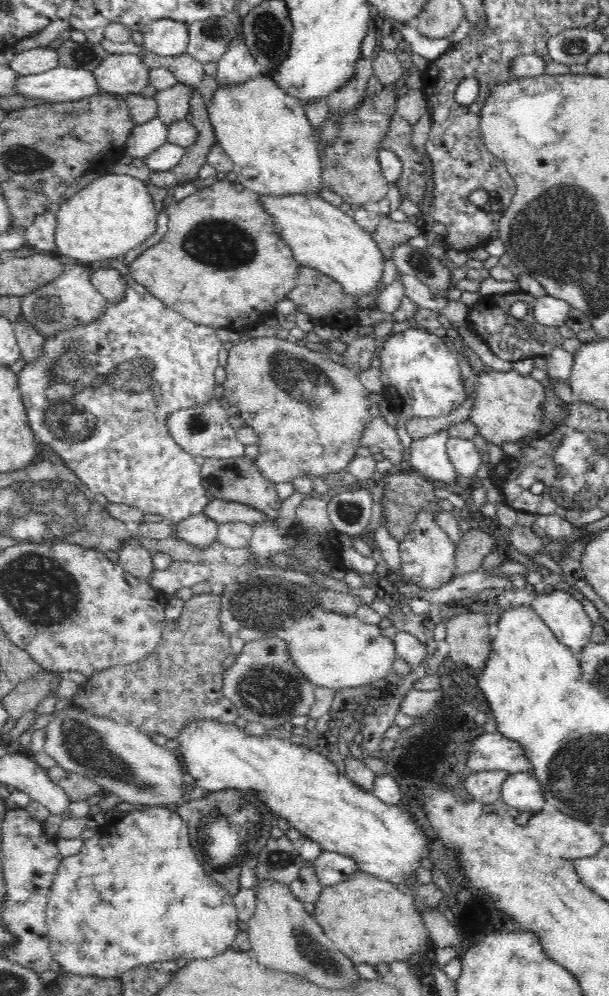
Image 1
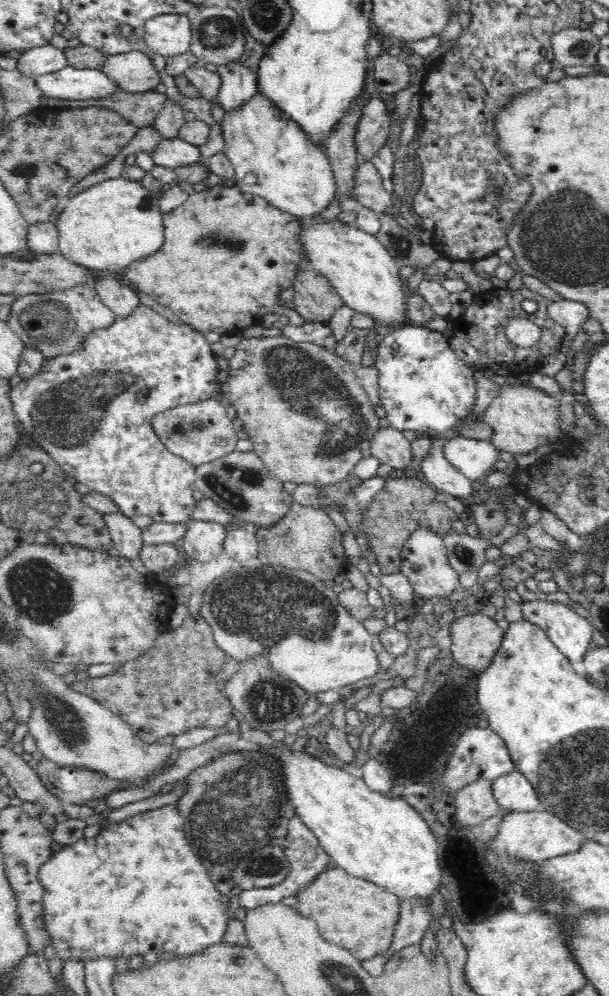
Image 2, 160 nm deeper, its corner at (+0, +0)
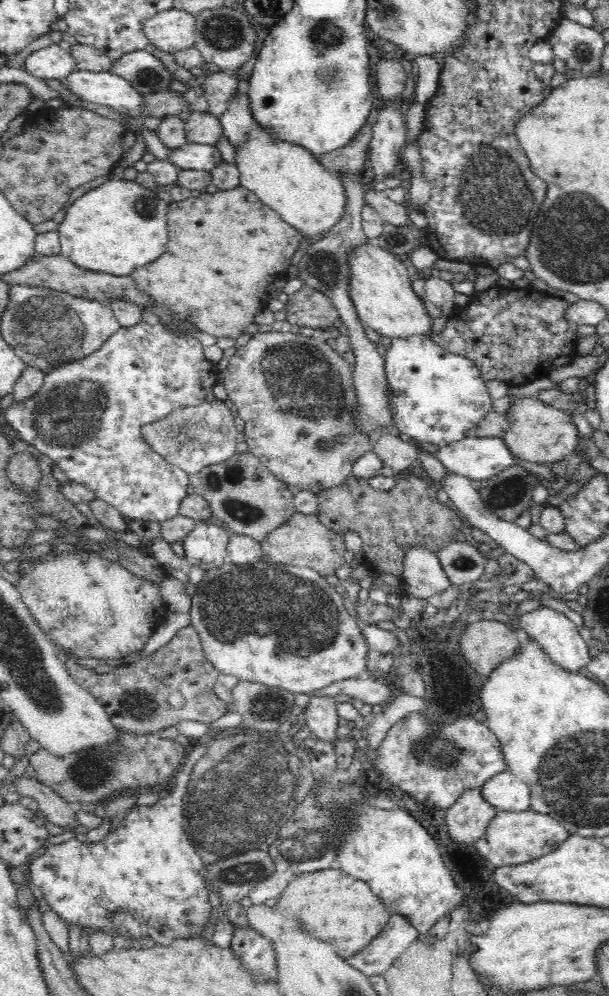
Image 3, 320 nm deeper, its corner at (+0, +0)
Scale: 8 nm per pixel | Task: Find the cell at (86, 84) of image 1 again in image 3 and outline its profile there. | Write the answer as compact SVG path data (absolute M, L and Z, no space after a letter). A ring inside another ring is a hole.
M74 70L63 82L81 100L107 105L129 117L143 114L144 95L116 73Z

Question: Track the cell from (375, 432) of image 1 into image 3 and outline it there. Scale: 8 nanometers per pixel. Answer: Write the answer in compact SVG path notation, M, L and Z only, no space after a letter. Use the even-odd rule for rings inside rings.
M387 432L374 443L372 451L382 460L383 466L390 466L396 475L404 475L405 469L412 466L420 454L418 448Z

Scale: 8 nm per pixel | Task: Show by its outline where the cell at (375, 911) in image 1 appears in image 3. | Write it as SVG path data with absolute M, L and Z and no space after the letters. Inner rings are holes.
M334 866L318 872L306 872L292 879L284 892L277 896L274 907L288 918L302 923L304 933L330 942L336 948L336 954L348 958L356 950L368 946L388 924L391 913L384 903L363 880L356 880Z

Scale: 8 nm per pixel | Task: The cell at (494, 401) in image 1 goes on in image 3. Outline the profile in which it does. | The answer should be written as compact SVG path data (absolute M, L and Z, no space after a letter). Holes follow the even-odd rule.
M538 397L516 400L514 406L506 412L510 421L508 432L502 436L514 458L552 465L560 460L571 458L578 446L578 429L574 425L571 413L547 405Z

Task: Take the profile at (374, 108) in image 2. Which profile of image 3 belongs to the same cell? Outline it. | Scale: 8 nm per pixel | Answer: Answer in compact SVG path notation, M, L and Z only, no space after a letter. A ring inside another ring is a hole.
M366 123L354 140L334 152L317 155L316 160L336 177L344 174L360 174L369 152L369 144L373 135L373 126Z

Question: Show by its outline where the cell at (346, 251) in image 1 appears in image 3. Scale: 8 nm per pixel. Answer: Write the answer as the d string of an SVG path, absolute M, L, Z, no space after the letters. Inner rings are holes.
M370 240L366 244L356 246L348 254L348 265L350 265L350 299L360 321L366 322L368 328L391 339L430 336L433 333L434 320L428 316L425 302L414 292L402 258L372 244Z

